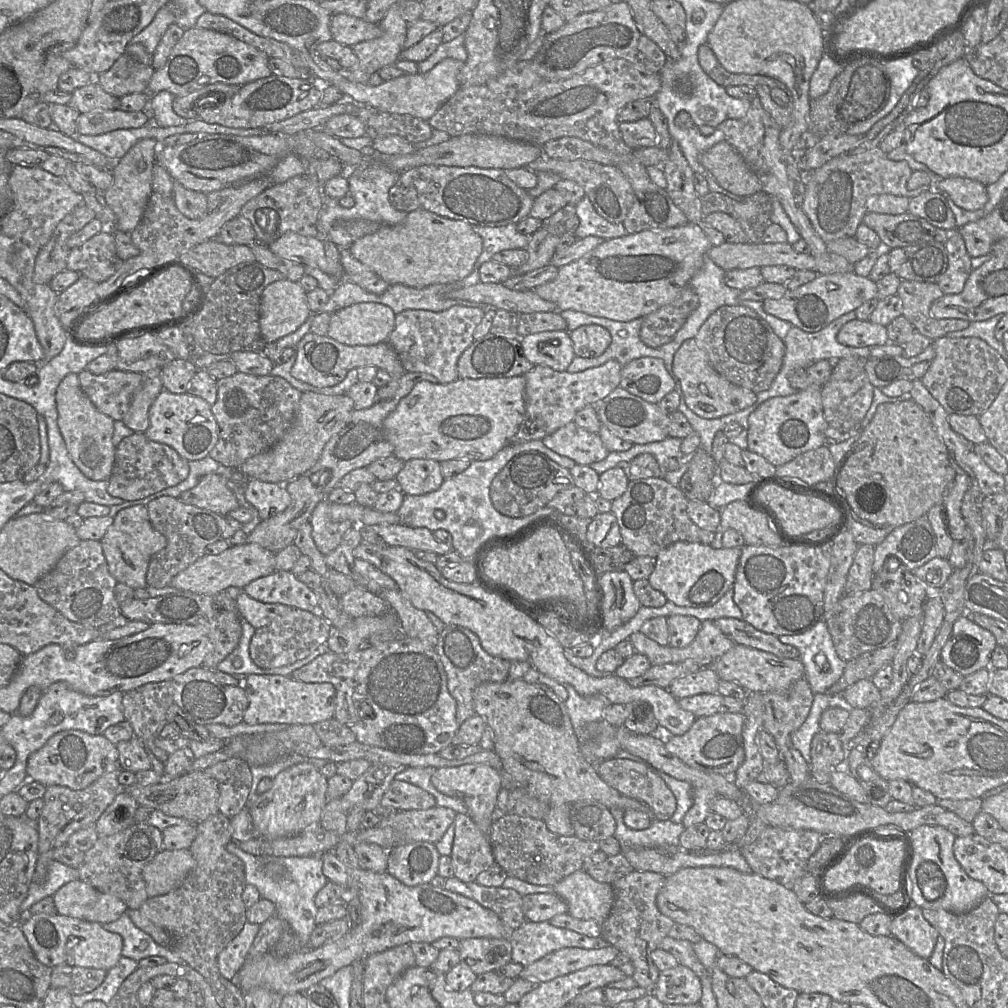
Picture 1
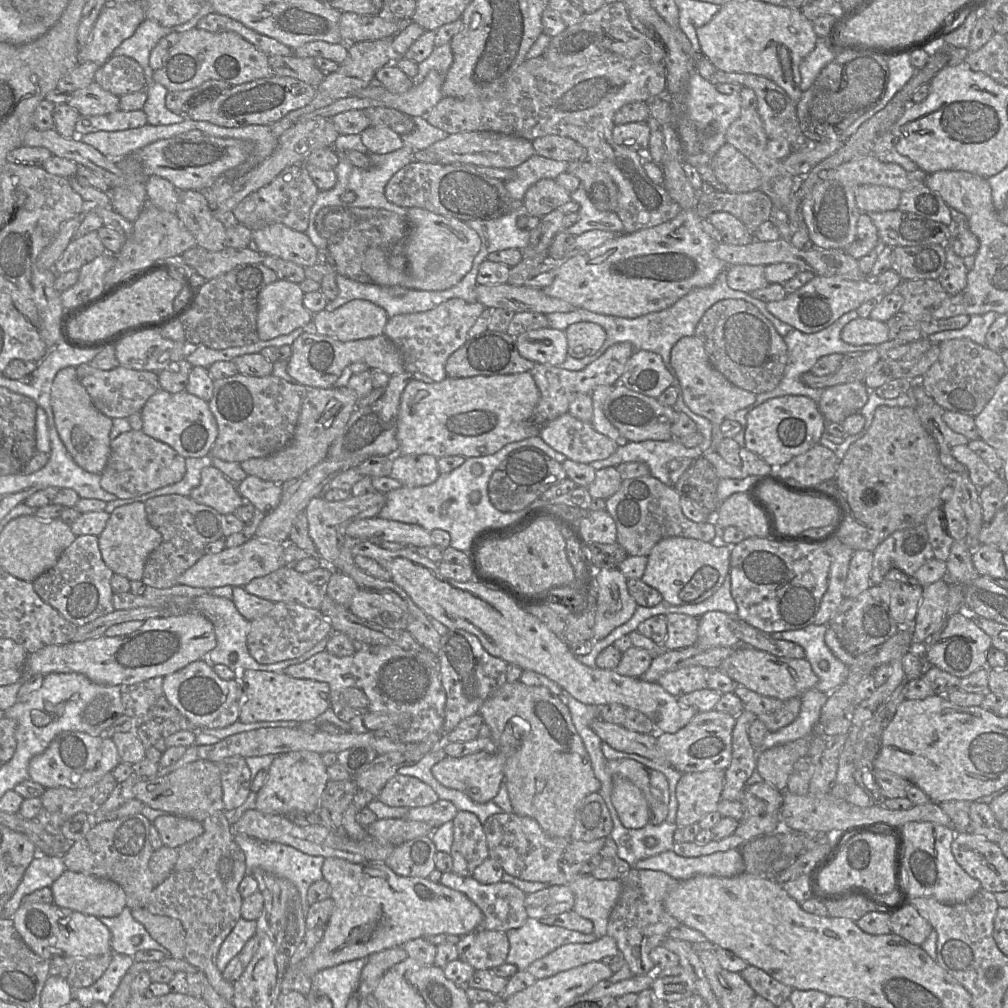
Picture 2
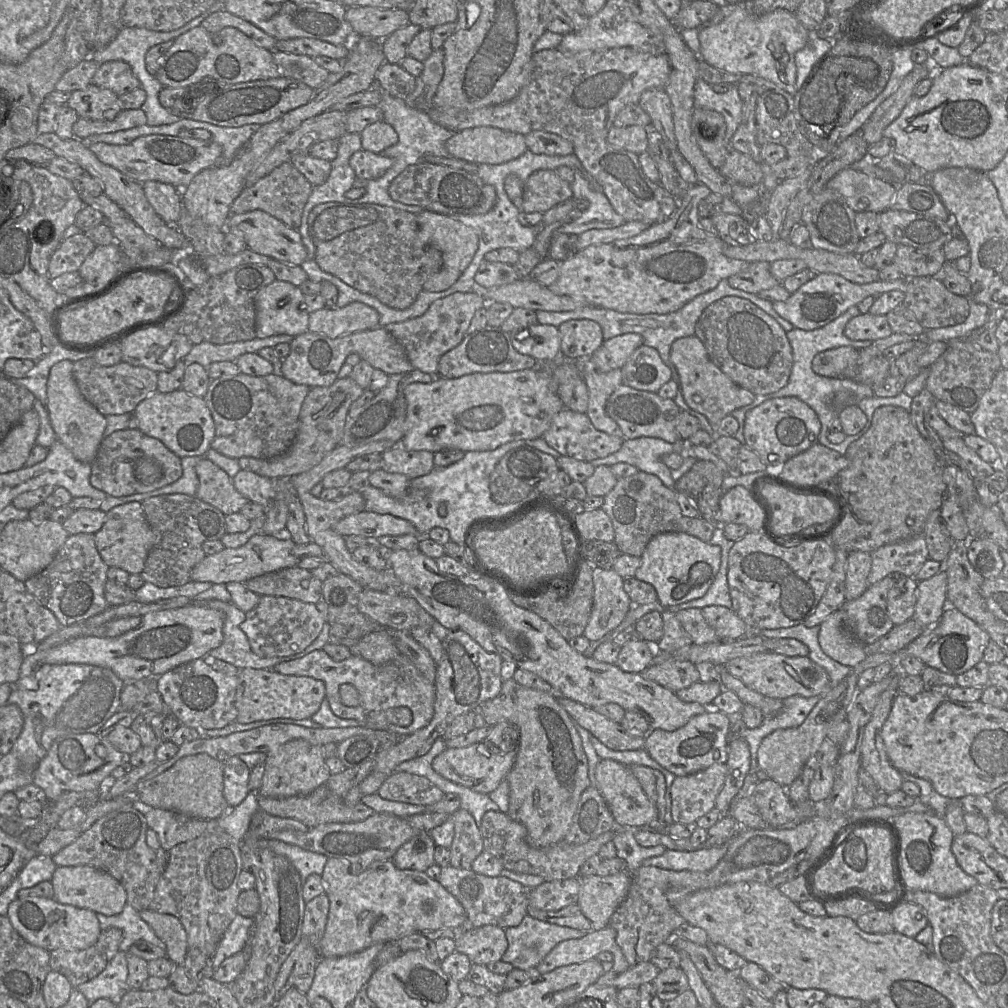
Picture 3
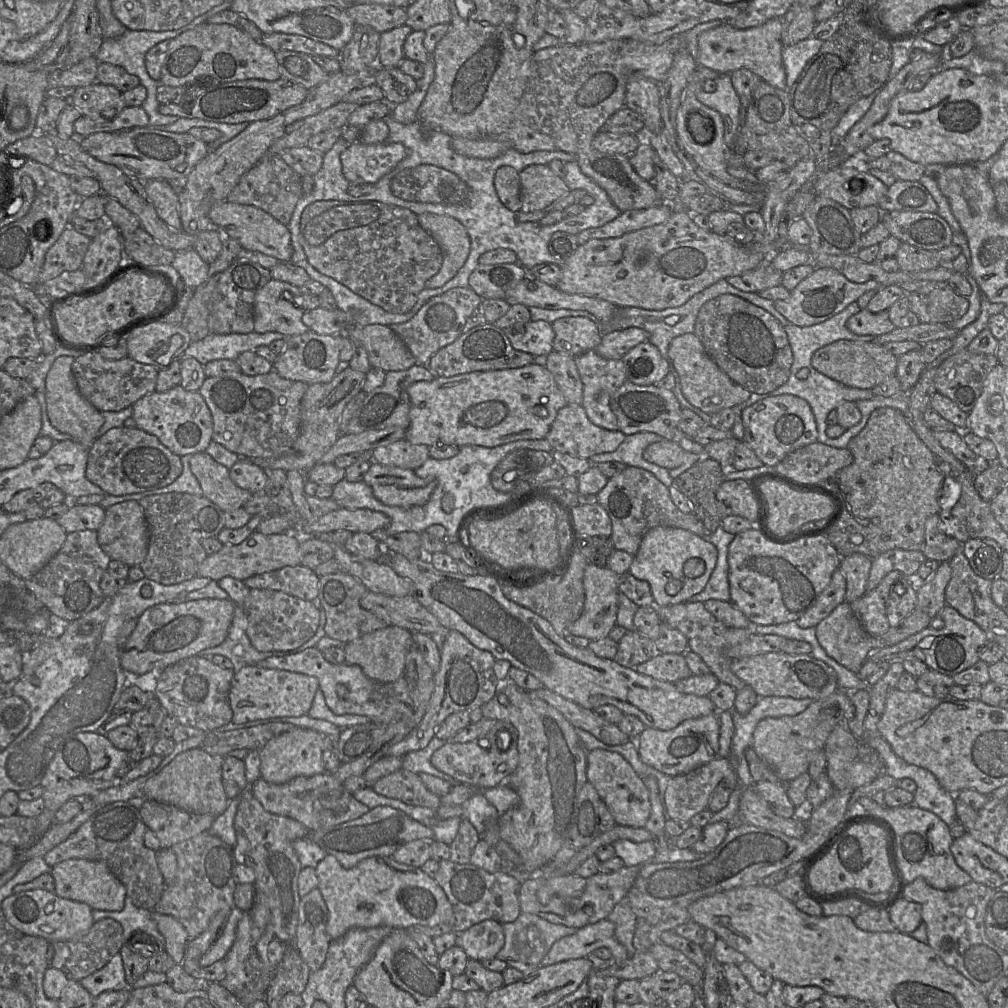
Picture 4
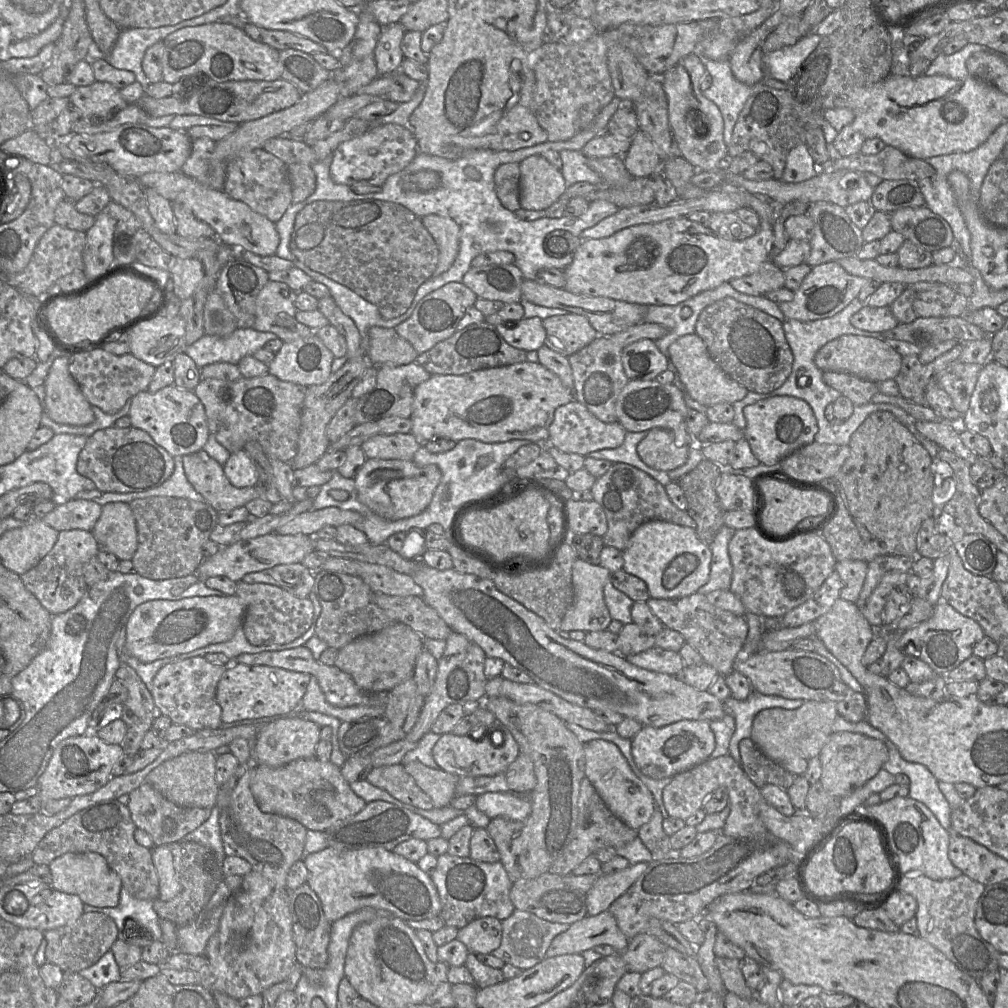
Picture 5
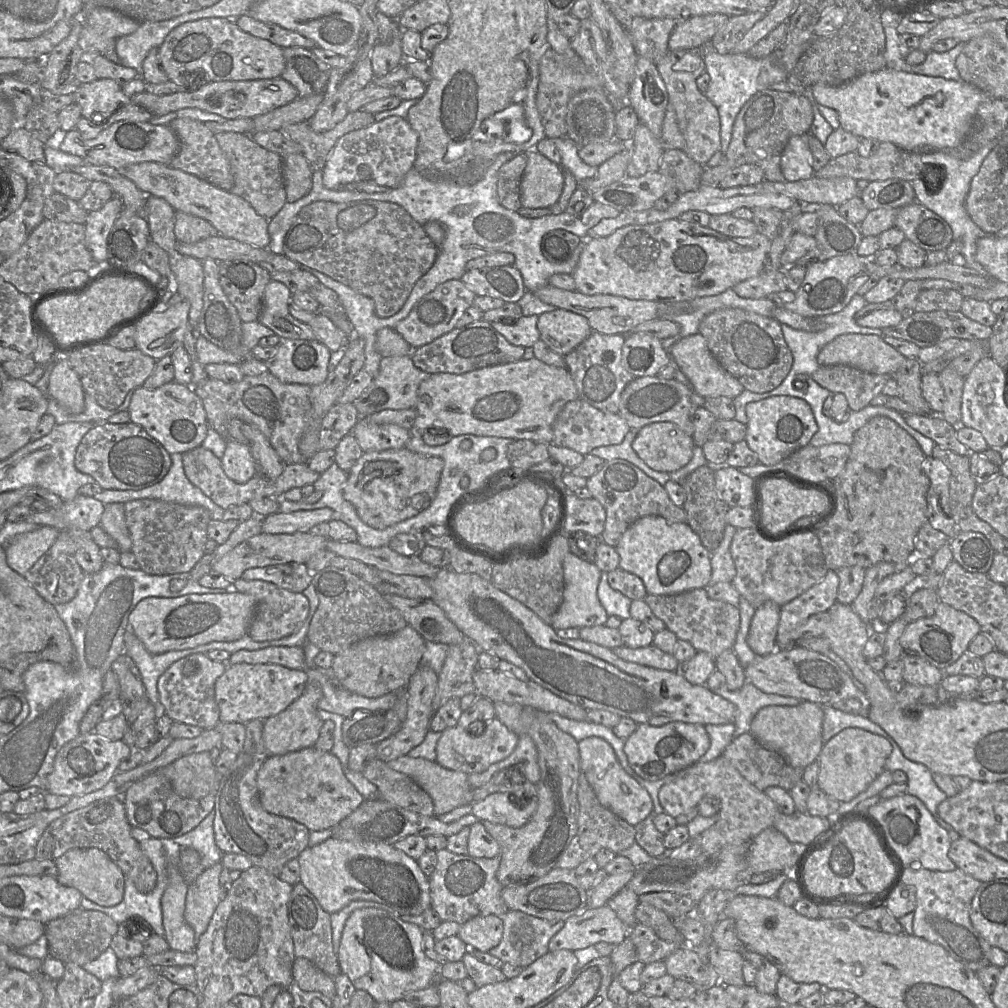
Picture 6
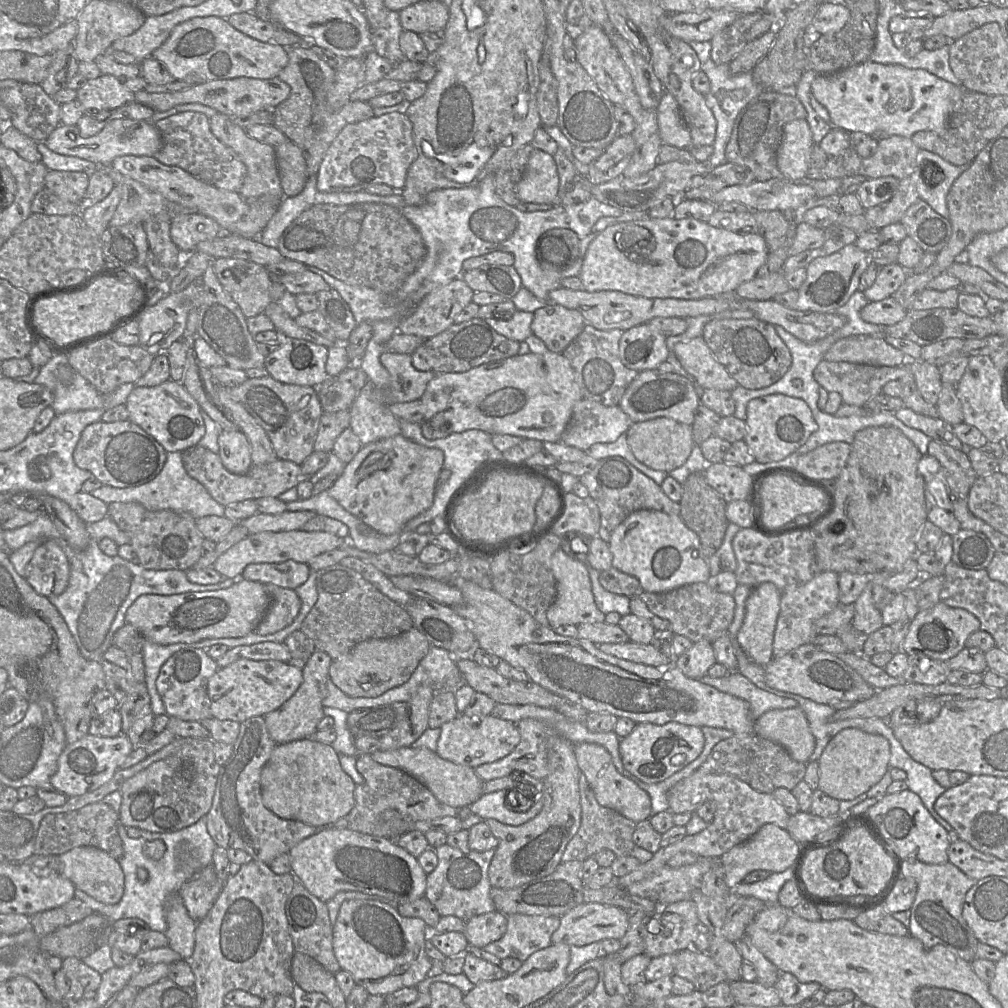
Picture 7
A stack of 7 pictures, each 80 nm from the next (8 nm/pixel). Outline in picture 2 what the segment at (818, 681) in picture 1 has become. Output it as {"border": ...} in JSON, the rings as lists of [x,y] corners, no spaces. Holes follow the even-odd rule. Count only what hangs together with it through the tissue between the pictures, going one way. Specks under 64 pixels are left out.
{"border":[[[811,624],[802,629],[773,632],[774,639],[794,642],[805,652],[805,659],[810,663],[818,681],[815,689],[826,694],[842,684],[849,674],[849,667],[841,662],[825,643],[828,624]]]}

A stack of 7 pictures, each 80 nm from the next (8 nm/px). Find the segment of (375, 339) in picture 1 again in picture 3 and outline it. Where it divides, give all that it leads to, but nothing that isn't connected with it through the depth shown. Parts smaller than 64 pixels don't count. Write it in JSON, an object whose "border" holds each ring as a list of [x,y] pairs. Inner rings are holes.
{"border":[[[358,301],[342,308],[325,307],[309,314],[308,330],[332,339],[376,327],[380,327],[377,310]]]}

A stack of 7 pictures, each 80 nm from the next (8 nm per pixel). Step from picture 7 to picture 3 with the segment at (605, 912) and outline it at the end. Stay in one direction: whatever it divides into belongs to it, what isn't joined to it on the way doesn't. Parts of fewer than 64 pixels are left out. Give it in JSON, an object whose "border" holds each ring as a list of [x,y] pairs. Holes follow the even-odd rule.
{"border":[[[608,925],[601,930],[591,930],[581,938],[558,943],[533,972],[545,974],[561,966],[582,963],[596,958],[603,951],[612,953],[613,971],[622,973],[630,967],[621,948],[616,943],[615,930]]]}

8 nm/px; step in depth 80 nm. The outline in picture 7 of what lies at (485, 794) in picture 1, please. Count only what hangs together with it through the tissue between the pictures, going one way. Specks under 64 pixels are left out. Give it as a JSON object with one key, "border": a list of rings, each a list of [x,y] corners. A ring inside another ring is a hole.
{"border":[[[459,714],[455,719],[444,723],[440,729],[436,753],[445,760],[473,769],[504,758],[514,750],[520,741],[517,724],[495,715],[471,719]]]}

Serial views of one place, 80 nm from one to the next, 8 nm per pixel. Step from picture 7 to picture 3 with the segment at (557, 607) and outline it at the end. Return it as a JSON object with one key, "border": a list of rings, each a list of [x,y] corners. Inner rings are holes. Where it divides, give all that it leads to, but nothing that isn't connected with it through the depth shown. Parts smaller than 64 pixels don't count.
{"border":[[[594,567],[593,606],[583,636],[596,641],[615,629],[634,603],[623,588],[623,578],[613,569]]]}

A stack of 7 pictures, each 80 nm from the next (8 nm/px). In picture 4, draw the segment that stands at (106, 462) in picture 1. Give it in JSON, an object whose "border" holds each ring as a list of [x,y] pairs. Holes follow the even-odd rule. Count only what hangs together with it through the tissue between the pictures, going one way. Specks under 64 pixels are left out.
{"border":[[[60,356],[52,363],[45,379],[46,409],[49,421],[57,430],[89,448],[98,437],[104,417],[101,411],[80,394],[71,368],[74,359],[72,356]]]}

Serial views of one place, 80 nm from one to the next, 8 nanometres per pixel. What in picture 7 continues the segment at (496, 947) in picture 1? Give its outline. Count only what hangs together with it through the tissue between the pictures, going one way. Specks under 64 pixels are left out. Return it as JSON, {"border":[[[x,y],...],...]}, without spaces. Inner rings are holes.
{"border":[[[495,910],[470,918],[463,933],[470,946],[482,949],[501,939],[506,930],[507,916]]]}

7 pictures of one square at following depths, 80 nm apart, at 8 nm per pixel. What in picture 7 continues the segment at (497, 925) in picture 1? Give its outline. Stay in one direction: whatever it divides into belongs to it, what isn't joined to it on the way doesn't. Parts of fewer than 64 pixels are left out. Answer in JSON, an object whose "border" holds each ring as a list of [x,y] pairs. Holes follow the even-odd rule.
{"border":[[[325,827],[294,846],[288,853],[291,873],[314,896],[326,903],[342,891],[357,891],[377,895],[390,900],[395,909],[397,904],[414,901],[425,895],[427,874],[417,858],[401,848],[396,841],[369,835],[350,829]]]}

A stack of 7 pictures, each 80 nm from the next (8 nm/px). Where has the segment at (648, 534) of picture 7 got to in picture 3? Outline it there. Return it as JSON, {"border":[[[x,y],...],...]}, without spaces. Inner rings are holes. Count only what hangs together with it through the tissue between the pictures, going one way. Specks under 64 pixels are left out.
{"border":[[[682,532],[655,535],[640,556],[641,564],[634,577],[651,584],[658,602],[664,607],[679,605],[706,594],[720,567],[721,547]]]}

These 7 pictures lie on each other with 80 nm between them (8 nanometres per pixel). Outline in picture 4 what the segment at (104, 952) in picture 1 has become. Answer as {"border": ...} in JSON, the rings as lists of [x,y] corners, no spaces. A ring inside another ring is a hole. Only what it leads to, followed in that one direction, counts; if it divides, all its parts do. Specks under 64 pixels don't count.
{"border":[[[43,889],[13,893],[2,901],[2,915],[18,931],[30,936],[40,936],[50,943],[78,940],[94,924],[92,908],[83,902],[65,899],[55,892]]]}

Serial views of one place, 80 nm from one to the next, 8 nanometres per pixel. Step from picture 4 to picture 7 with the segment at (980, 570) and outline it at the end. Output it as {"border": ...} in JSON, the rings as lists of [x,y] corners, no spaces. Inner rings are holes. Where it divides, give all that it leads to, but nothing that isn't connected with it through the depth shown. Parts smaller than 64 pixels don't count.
{"border":[[[960,529],[952,536],[952,563],[971,570],[986,569],[996,554],[981,532]]]}

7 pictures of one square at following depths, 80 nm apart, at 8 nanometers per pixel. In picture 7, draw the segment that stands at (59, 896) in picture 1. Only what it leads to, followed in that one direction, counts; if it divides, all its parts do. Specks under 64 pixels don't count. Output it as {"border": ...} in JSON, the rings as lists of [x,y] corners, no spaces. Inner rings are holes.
{"border":[[[92,846],[73,848],[59,856],[60,873],[75,886],[104,904],[118,903],[124,893],[124,873],[119,862],[107,852]]]}

